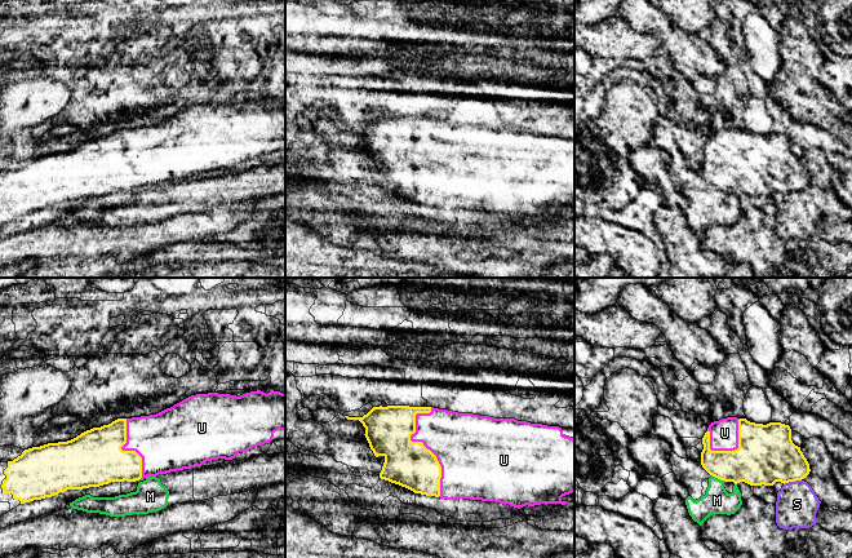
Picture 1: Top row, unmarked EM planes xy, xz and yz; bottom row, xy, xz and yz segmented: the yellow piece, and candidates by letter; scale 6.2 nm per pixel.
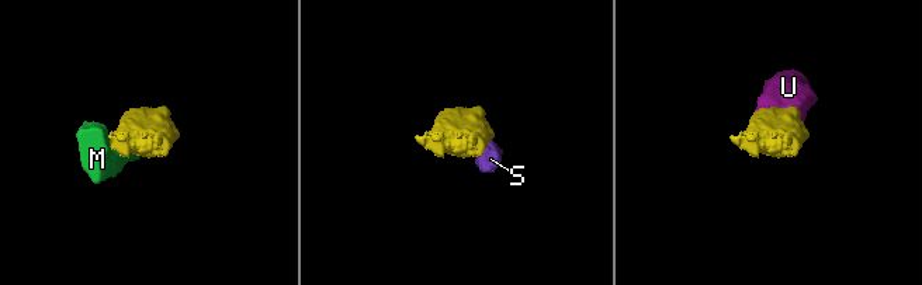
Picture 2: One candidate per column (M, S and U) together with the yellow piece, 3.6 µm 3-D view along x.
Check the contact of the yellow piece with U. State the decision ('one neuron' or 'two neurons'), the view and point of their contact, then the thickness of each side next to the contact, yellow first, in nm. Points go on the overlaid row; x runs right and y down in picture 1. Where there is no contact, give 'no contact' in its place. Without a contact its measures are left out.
one neuron | xz (422, 443) | 280/380 nm

